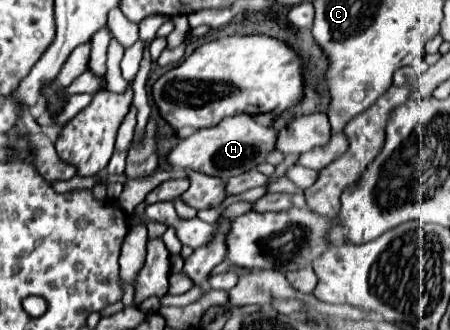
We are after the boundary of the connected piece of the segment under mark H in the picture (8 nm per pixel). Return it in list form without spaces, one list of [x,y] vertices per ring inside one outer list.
[[[234,115],[228,119],[222,119],[216,127],[204,127],[192,133],[190,137],[182,139],[168,155],[168,163],[172,167],[192,169],[204,175],[220,177],[222,181],[246,173],[250,169],[256,169],[258,163],[266,159],[266,153],[274,149],[276,143],[276,131],[270,127],[258,125],[250,115]]]

